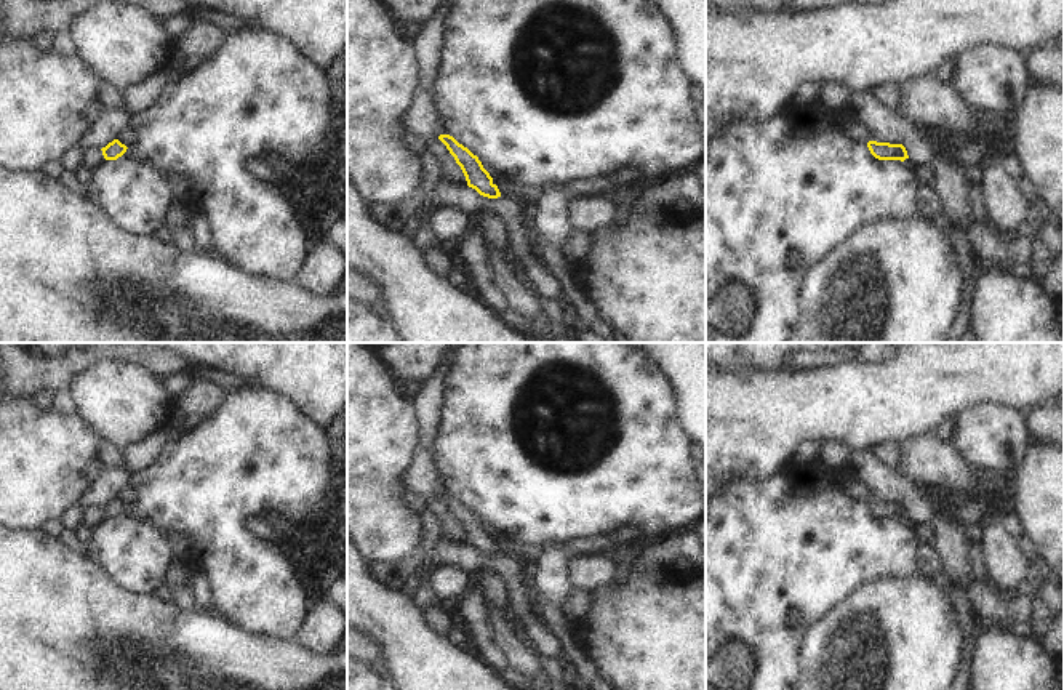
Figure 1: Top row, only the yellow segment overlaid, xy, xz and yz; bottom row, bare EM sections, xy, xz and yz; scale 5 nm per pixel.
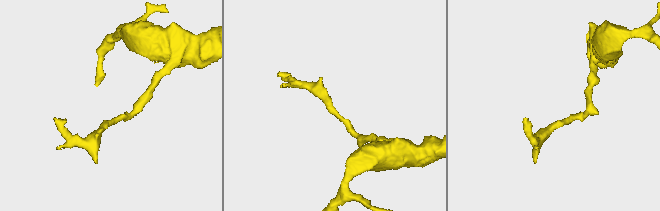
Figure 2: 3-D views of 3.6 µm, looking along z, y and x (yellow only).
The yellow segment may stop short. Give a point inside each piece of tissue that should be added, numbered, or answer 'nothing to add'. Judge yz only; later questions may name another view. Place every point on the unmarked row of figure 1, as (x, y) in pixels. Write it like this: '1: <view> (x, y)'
nothing to add

